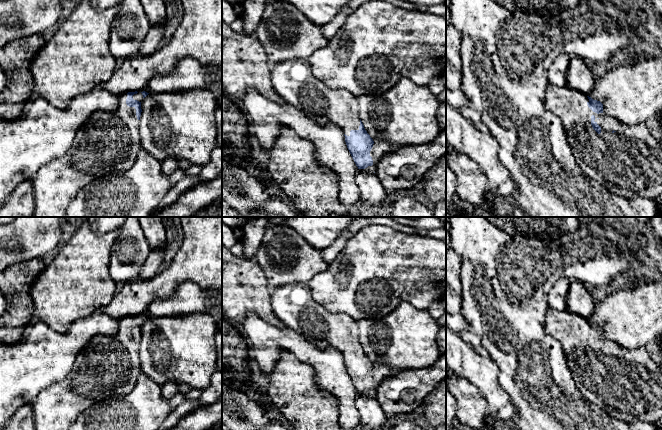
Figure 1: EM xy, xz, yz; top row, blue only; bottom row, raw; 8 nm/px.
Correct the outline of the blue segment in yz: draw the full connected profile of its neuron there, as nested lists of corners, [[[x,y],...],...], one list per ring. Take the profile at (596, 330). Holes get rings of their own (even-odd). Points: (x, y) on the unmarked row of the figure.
[[[549,306],[544,329],[561,344],[575,384],[590,403],[628,424],[636,420],[653,423],[662,417],[662,372],[644,347],[623,348],[605,339],[600,325]]]

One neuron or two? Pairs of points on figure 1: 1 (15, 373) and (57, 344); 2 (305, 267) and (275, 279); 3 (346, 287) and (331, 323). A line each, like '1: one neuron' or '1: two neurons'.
1: one neuron
2: one neuron
3: two neurons

